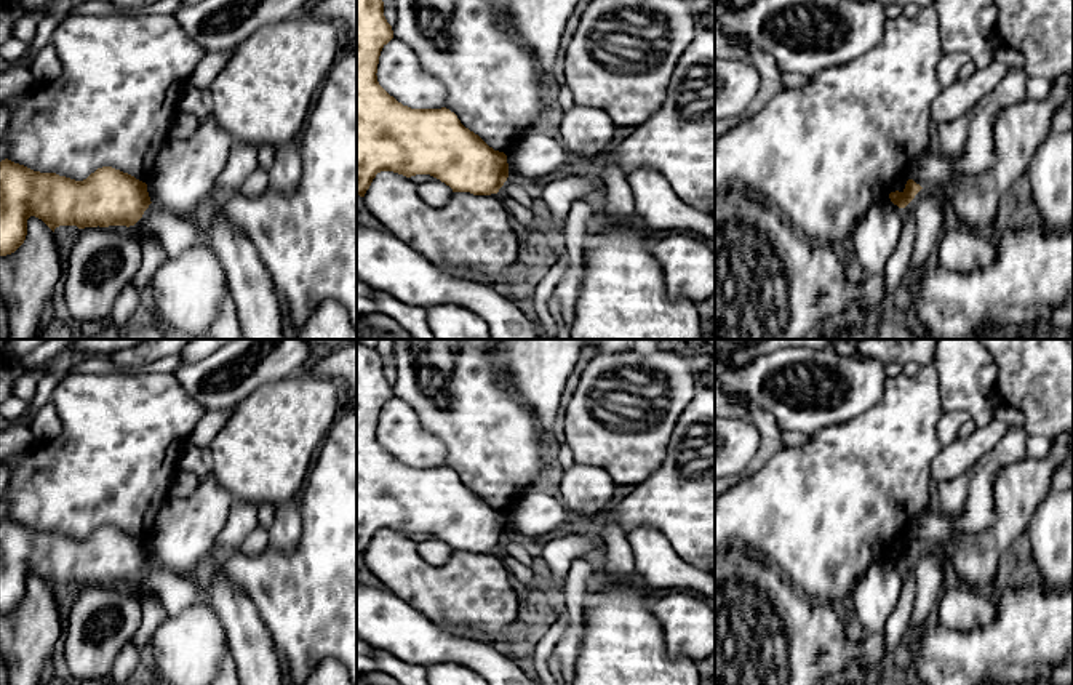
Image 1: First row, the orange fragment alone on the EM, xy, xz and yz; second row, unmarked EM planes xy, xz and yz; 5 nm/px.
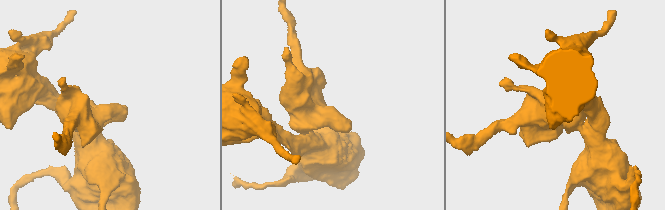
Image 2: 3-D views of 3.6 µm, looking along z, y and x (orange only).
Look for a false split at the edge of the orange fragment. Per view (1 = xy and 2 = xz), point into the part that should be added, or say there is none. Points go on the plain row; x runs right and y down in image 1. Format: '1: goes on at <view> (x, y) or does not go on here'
1: does not go on here
2: does not go on here

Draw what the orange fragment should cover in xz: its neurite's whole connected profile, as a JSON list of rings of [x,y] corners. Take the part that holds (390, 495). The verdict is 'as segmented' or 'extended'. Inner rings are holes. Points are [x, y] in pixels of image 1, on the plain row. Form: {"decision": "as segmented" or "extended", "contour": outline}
{"decision": "as segmented", "contour": [[[357,339],[357,554],[365,555],[381,530],[406,536],[430,533],[453,547],[473,554],[497,552],[509,536],[504,511],[489,506],[446,466],[411,467],[390,455],[377,440],[382,407],[393,397],[381,354]]]}

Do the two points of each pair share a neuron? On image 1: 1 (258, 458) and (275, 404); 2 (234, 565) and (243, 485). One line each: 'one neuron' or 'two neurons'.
1: one neuron
2: two neurons

